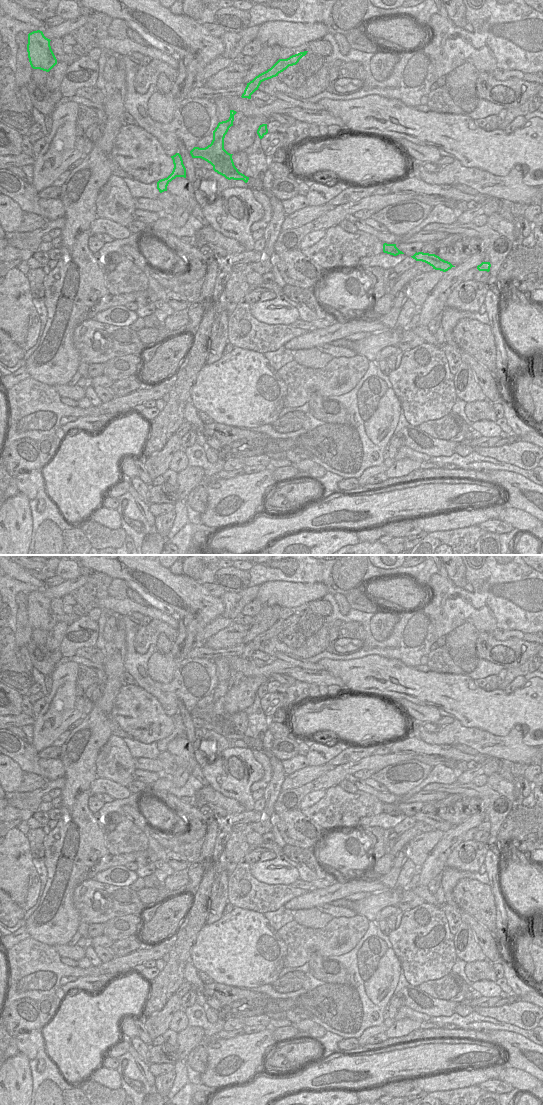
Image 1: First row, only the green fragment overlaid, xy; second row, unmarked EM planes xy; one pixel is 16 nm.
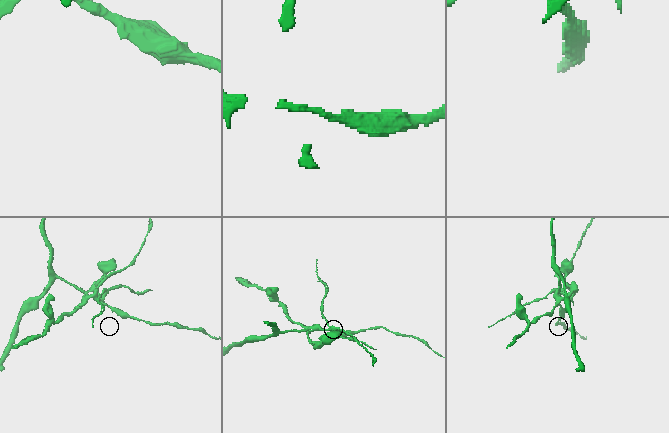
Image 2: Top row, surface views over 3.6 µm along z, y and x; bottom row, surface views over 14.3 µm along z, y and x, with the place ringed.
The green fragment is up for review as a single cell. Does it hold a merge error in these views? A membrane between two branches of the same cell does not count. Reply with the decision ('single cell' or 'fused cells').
fused cells

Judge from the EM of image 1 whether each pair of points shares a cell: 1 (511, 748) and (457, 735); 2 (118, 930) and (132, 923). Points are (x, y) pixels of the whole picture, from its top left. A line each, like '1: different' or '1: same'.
1: same
2: same

